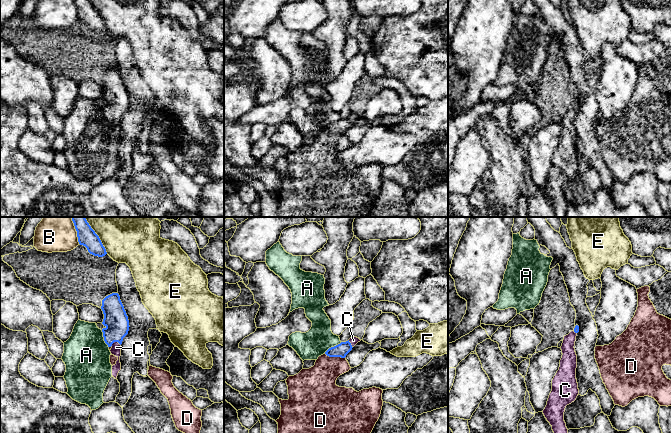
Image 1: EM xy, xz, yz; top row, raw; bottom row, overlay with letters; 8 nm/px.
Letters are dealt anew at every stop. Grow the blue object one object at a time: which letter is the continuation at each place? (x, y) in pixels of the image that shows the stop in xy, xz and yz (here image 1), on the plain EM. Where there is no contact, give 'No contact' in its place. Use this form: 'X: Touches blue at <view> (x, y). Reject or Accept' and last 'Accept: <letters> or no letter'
A: Touches blue at xz (332, 123). Reject
B: Touches blue at xy (77, 10). Reject
C: Touches blue at xy (116, 117). Accept
D: Touches blue at xz (335, 132). Reject
E: Touches blue at xy (99, 15). Reject
Accept: C

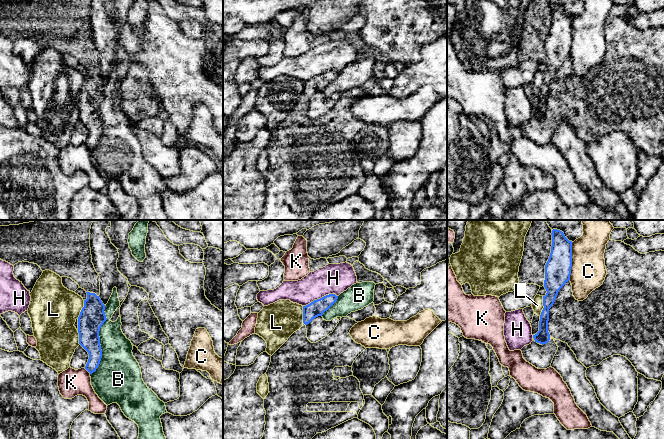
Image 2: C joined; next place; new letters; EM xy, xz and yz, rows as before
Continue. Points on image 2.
B: Touches blue at xy (99, 117). Reject
C: Touches blue at yz (571, 37). Reject
H: Touches blue at xz (320, 74). Reject
K: Touches blue at xy (87, 146). Reject
L: Touches blue at yz (543, 81). Reject
Accept: no letter

